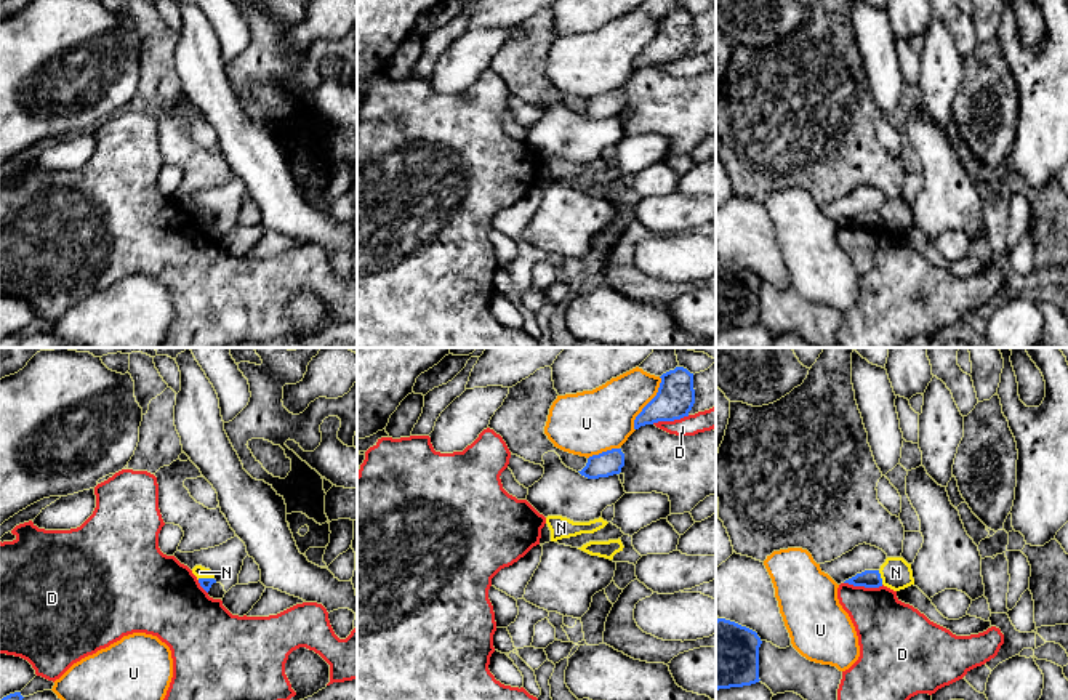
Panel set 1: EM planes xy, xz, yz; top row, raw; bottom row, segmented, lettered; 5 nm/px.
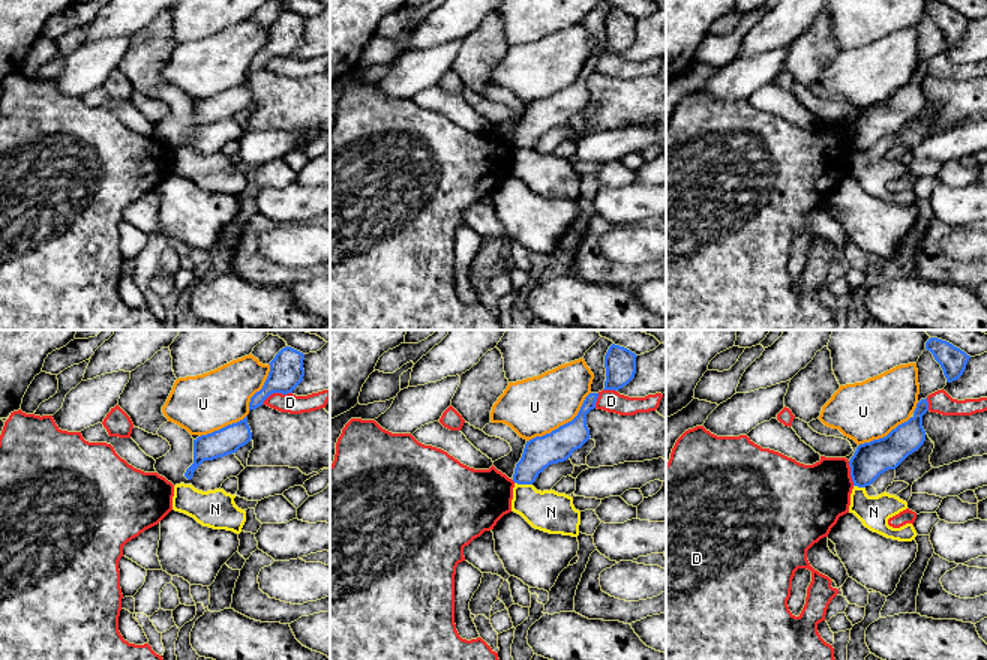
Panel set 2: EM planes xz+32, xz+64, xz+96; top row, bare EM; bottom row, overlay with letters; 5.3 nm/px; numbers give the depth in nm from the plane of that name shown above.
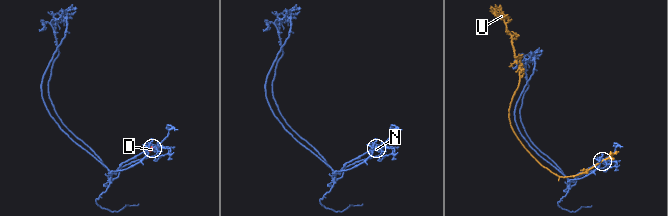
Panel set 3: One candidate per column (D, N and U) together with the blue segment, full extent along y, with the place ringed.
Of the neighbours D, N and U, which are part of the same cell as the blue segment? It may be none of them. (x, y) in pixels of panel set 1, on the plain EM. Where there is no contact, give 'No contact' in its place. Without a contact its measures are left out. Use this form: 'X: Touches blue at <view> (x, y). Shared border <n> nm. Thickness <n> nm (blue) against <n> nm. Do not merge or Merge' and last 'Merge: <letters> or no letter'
D: Touches blue at yz (863, 226). Shared border 200 nm. Thickness 100 nm (blue) against 300 nm. Do not merge
N: Touches blue at xy (205, 220). Shared border 90 nm. Thickness 60 nm (blue) against 60 nm. Do not merge
U: Touches blue at xz (647, 45). Shared border 300 nm. Thickness 190 nm (blue) against 300 nm. Do not merge
Merge: no letter

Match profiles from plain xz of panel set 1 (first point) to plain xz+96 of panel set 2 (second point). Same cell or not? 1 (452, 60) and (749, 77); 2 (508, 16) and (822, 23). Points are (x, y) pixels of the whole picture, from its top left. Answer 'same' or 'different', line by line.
1: same
2: different

